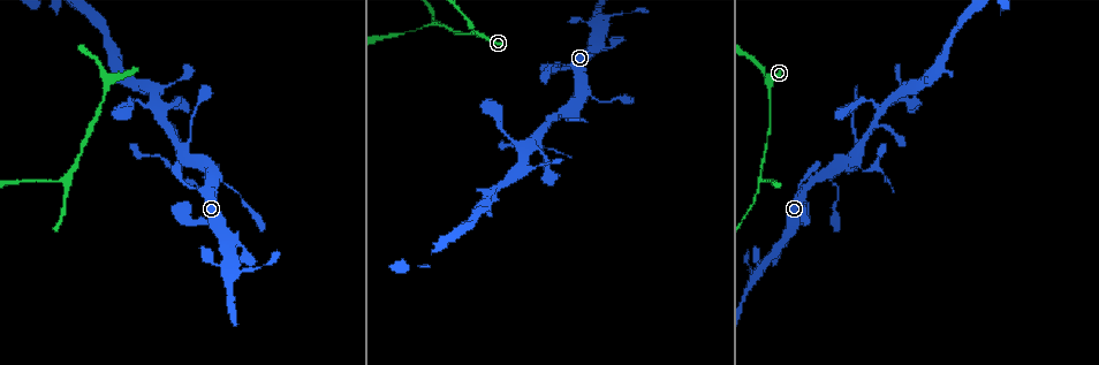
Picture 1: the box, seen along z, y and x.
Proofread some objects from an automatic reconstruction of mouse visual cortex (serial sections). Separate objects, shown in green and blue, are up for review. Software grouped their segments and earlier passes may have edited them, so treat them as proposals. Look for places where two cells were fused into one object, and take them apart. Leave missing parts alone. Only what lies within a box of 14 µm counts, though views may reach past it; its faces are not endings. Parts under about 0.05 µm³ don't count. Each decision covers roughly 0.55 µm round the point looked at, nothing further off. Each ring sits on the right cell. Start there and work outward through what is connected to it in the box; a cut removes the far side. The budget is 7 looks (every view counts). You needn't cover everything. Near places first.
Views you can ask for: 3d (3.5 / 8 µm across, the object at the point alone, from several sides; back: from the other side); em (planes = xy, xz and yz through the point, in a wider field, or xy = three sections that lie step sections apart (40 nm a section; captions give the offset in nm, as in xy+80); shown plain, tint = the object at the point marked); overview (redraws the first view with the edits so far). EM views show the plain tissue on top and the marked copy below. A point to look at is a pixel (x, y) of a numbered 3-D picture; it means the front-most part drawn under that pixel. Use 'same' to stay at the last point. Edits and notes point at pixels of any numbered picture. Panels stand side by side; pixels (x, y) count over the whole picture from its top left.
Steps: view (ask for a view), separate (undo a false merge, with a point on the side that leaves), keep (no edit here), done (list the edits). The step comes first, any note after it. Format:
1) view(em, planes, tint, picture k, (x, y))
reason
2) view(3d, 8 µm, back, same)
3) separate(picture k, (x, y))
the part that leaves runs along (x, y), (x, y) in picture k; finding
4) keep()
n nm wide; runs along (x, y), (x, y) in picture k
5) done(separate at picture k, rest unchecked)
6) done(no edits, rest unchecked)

view(3d, 3.5 µm, picture 1, (555, 118))
thick turns thin

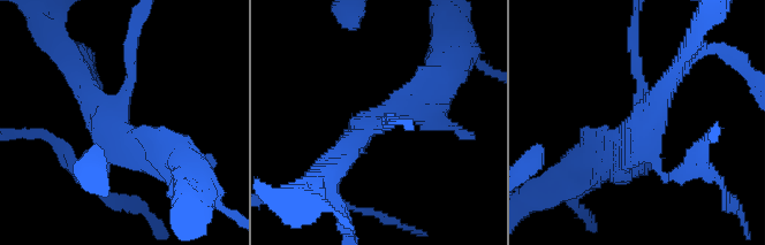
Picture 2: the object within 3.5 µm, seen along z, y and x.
view(em, xy, step 5, tint, picture 2, (634, 143))
4 arms; arms of 150, 150, 350, 500 nm; now the EM

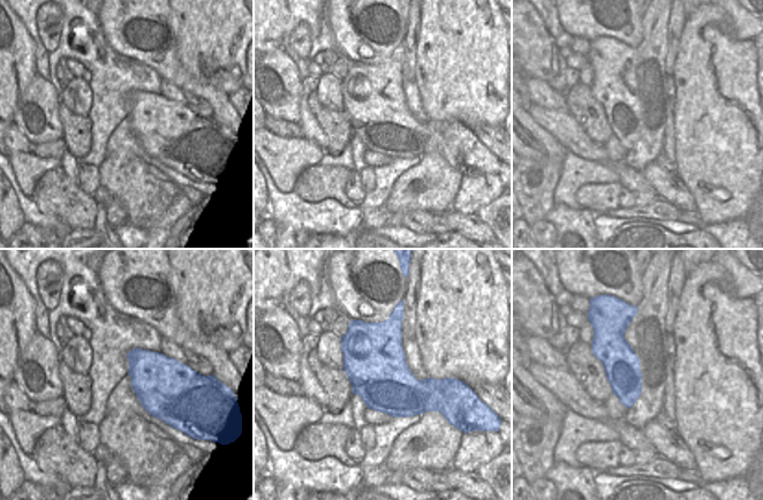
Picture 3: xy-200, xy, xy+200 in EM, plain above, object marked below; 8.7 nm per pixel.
keep()
runs along (182, 162), (126, 151), (83, 84) in picture 2; continuous, no second cell

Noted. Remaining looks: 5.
view(3d, 3.5 µm, picture 1, (178, 178))
thick turns thin

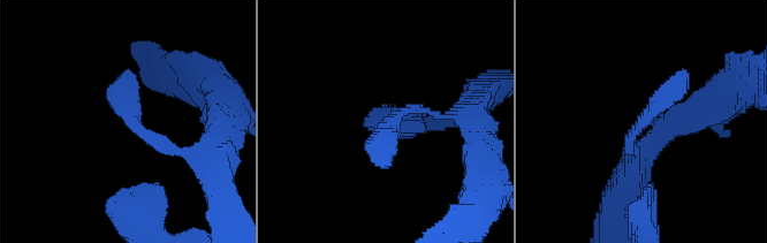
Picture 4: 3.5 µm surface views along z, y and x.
view(em, xy, step 1, tint, picture 4, (388, 122))
need the tissue

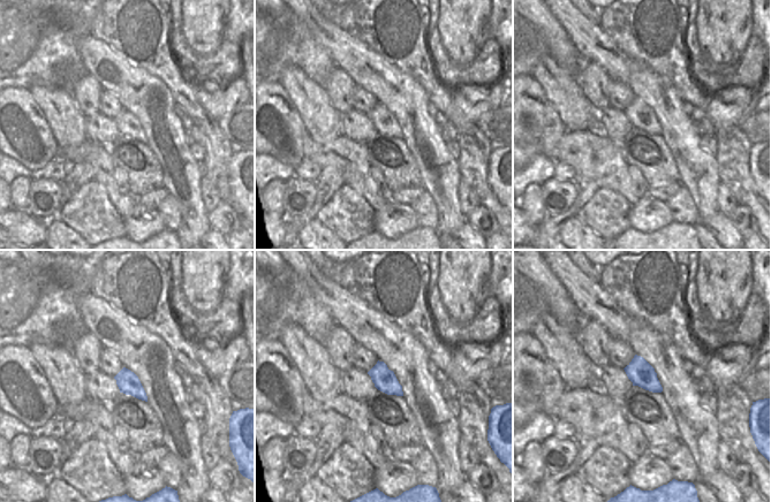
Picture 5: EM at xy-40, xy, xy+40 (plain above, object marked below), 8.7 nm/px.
keep()
runs along (190, 158), (130, 119), (127, 73) in picture 4; all the same cell

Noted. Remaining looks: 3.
view(3d, 3.5 µm, picture 1, (439, 23))
side arm on a straight run

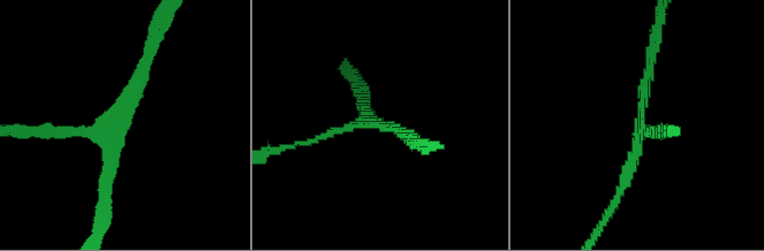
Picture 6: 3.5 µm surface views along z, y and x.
view(em, xy, step 1, tint, picture 6, (374, 124))
3 arms; arms of 100, 150, 150 nm; need the tissue

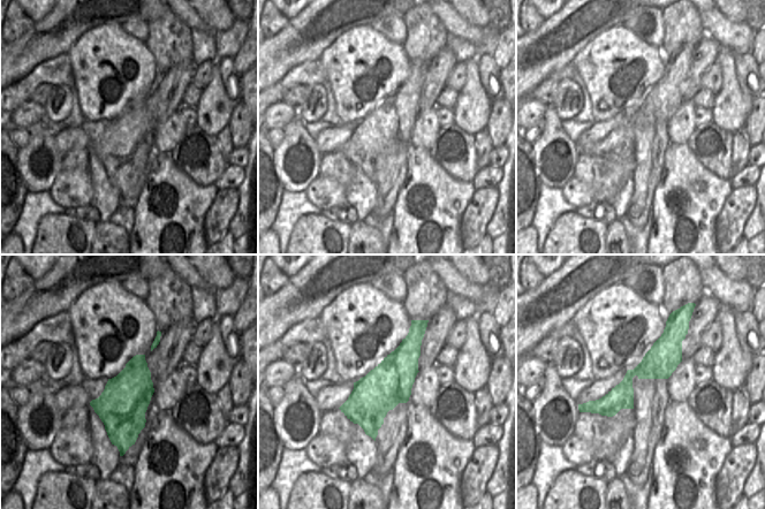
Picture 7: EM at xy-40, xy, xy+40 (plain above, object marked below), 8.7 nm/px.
keep()
runs along (681, 336), (591, 409) in picture 7; one cell here

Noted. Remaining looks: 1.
done(no edits, rest unchecked)

